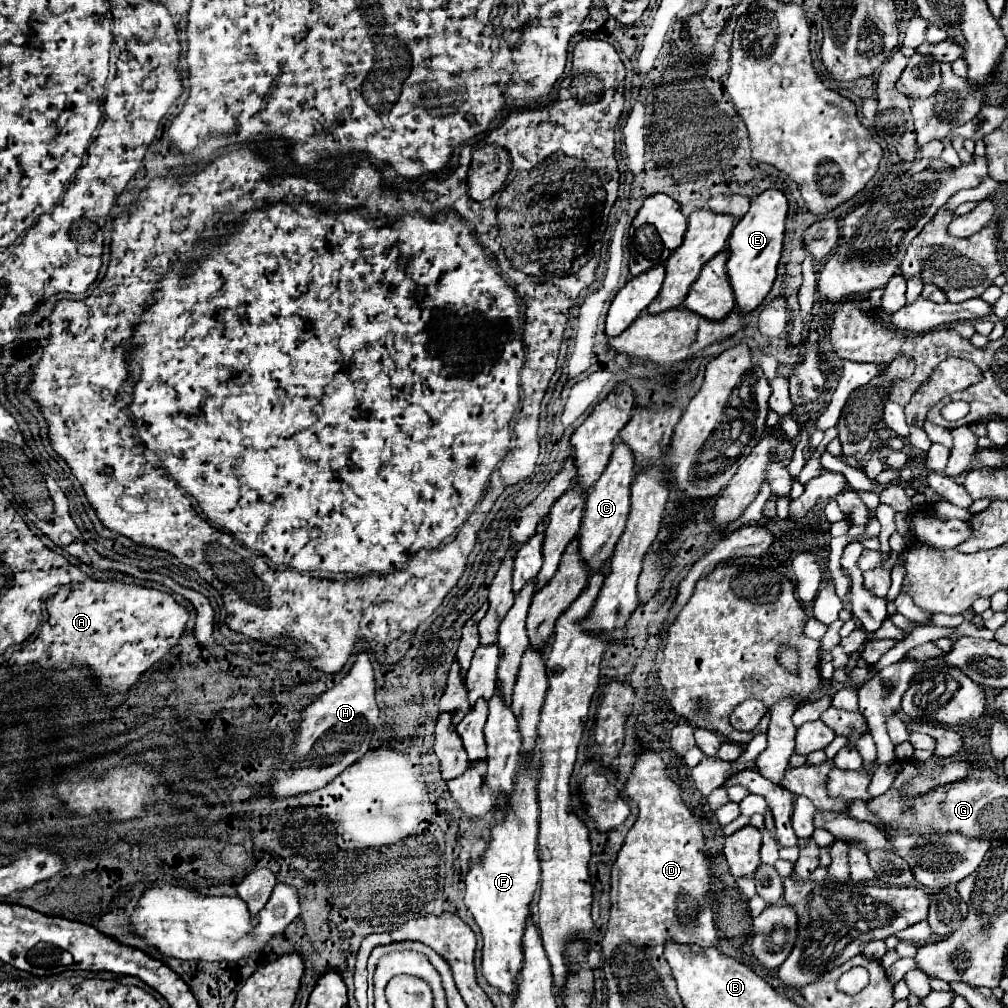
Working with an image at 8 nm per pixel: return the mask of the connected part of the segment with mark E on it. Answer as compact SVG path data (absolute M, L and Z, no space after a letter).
M770 189L752 199L750 211L732 229L732 235L728 239L726 271L740 313L754 311L772 289L772 283L776 279L776 267L780 261L780 251L782 251L786 213L788 213L788 201L784 193Z

